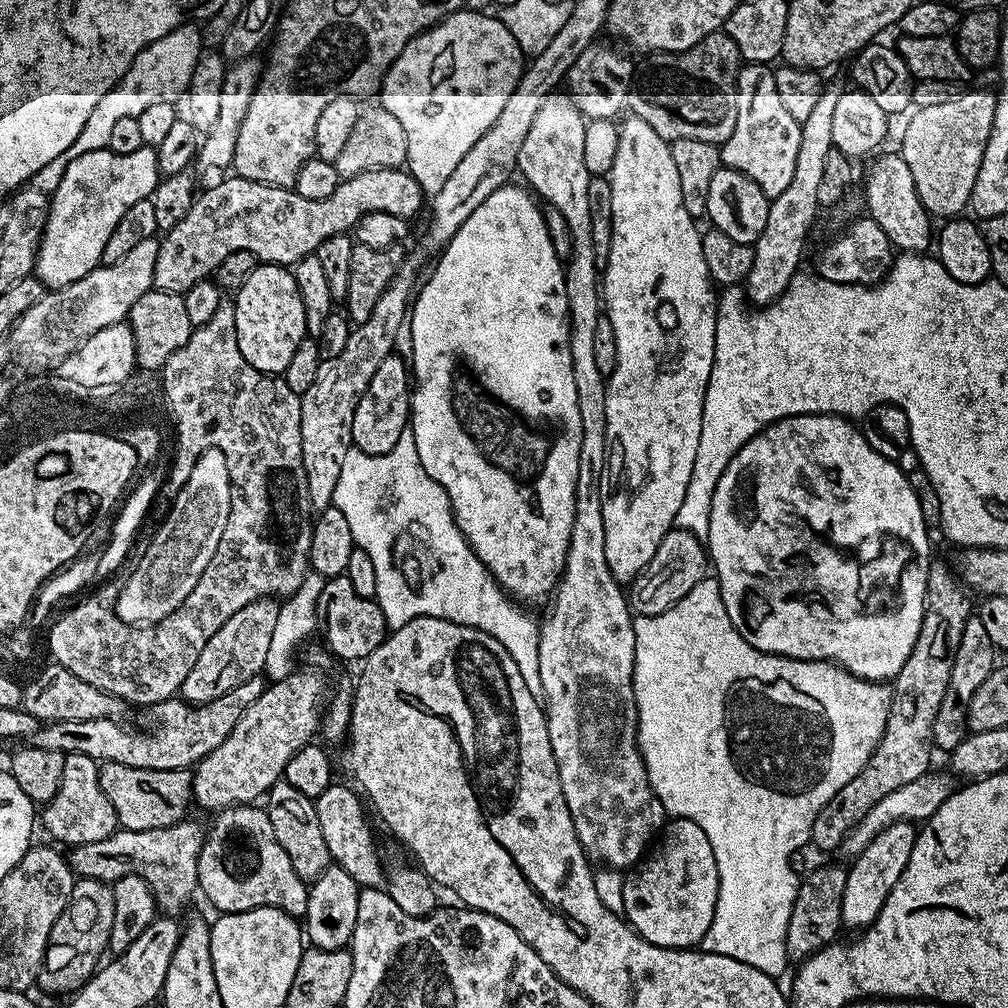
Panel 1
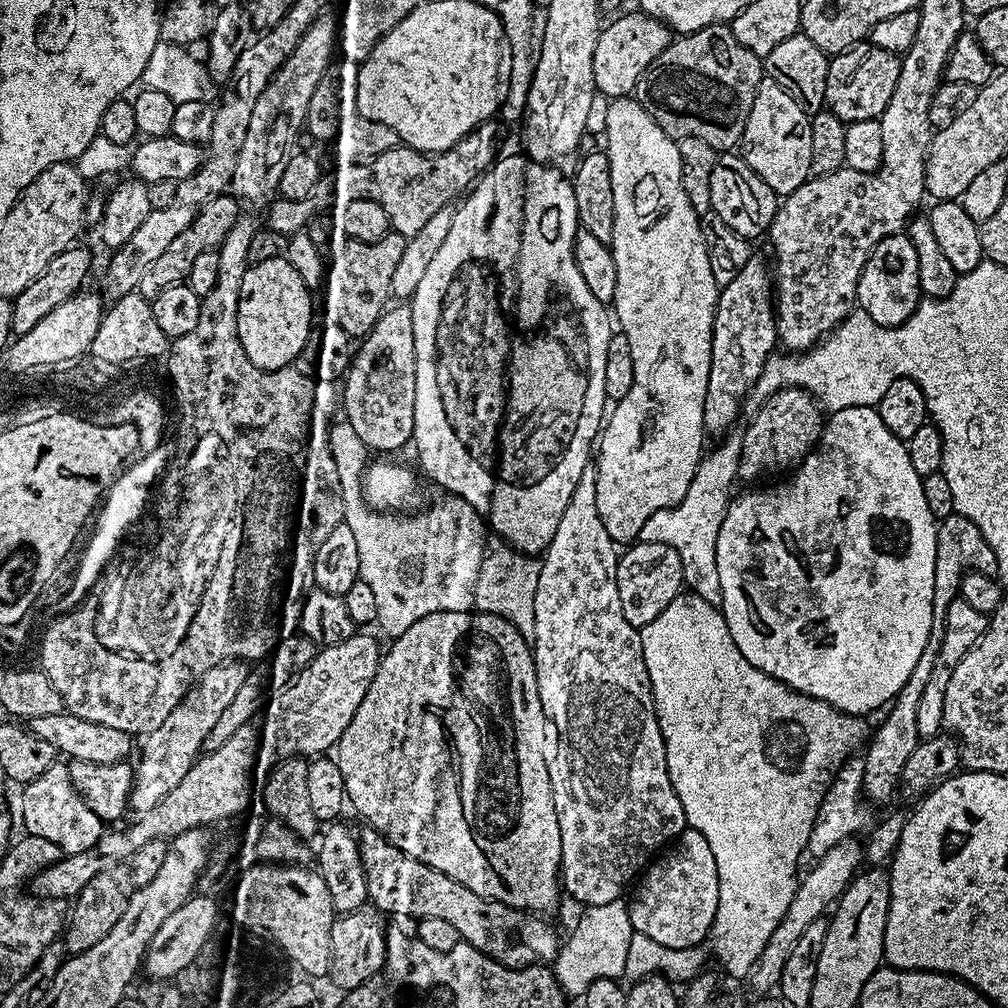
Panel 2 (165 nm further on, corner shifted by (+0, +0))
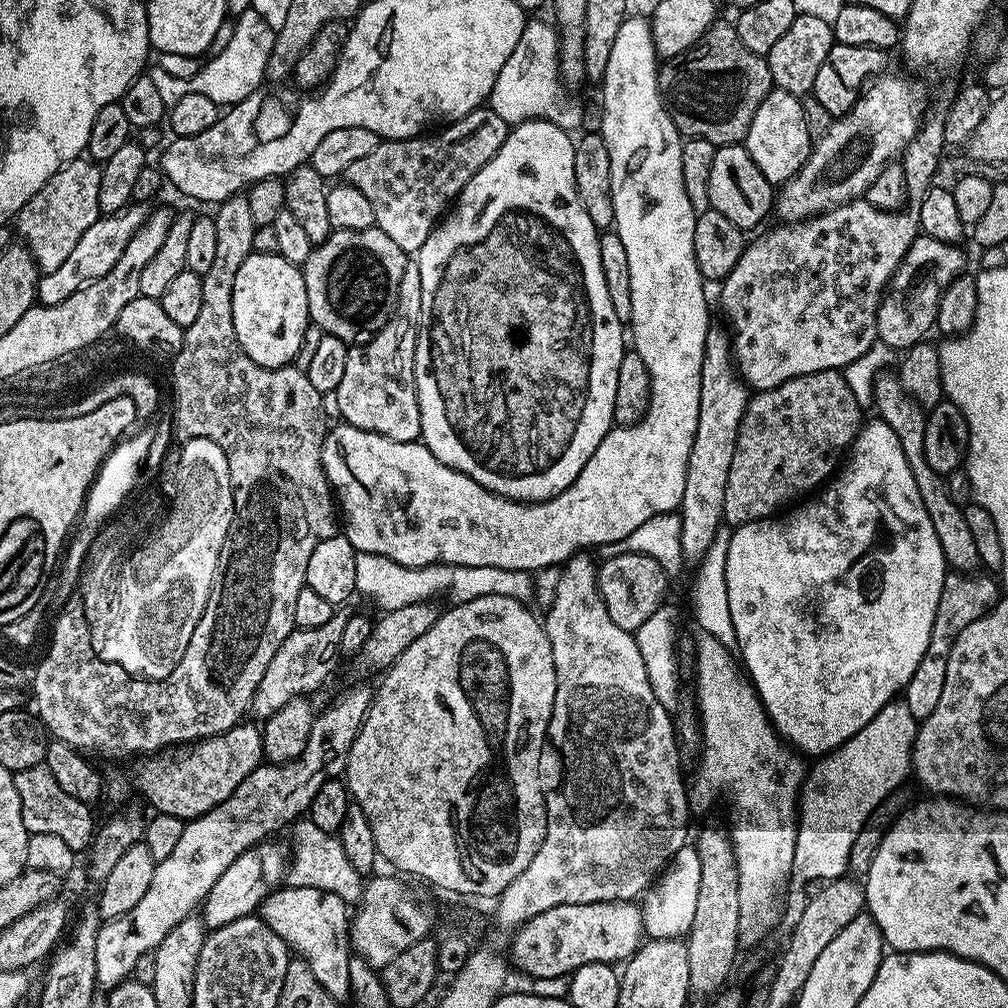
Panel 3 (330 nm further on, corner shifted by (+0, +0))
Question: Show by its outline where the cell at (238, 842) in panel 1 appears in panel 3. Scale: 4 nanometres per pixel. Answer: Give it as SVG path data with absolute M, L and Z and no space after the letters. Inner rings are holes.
M281 886L274 892L269 892L258 909L260 919L278 934L288 944L289 949L299 959L305 960L314 970L314 978L322 982L326 994L330 994L337 1002L347 1001L350 996L350 958L353 953L350 951L350 908L344 903L338 894L323 892L313 888L290 888Z

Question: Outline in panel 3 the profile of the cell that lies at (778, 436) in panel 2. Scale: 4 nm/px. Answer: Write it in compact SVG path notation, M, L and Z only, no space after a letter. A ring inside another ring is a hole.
M822 370L790 378L782 382L782 386L756 392L744 411L738 442L734 446L734 462L730 462L730 478L726 478L724 524L739 526L755 520L767 520L793 502L807 497L811 488L819 489L841 467L846 453L856 440L862 427L860 412L862 406L854 398L840 370Z

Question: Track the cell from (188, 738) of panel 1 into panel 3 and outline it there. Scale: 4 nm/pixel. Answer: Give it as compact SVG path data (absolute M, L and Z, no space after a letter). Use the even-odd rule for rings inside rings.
M344 610L333 611L330 622L326 626L314 626L313 628L296 628L278 646L278 654L270 658L270 666L266 666L266 674L262 674L262 682L258 684L258 690L254 690L252 699L251 715L257 721L268 720L286 702L297 698L308 698L316 692L332 676L336 668L336 658L340 651L339 643L342 641L342 630L345 629L349 613Z

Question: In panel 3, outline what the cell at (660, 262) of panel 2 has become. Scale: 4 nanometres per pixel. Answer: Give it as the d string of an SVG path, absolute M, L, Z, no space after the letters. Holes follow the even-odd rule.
M629 14L624 17L622 26L618 30L618 38L614 38L614 46L610 49L610 62L606 65L606 74L602 81L604 87L604 113L600 116L598 131L606 142L606 150L610 150L610 186L614 198L614 218L616 219L614 231L618 238L622 238L622 246L626 246L626 259L630 262L630 300L632 306L632 319L630 321L630 344L636 353L646 362L646 370L650 374L651 396L648 403L648 413L637 424L613 427L612 431L602 438L602 442L592 451L590 462L582 466L576 481L564 492L557 492L550 500L535 502L521 502L508 500L499 492L486 490L484 484L474 482L466 474L438 462L434 454L422 442L398 442L386 438L382 434L367 432L355 428L352 424L343 422L329 427L328 435L324 437L322 446L322 466L328 479L328 487L332 489L338 501L339 511L342 513L342 532L353 544L357 553L382 555L390 558L402 566L421 568L431 564L457 564L458 566L498 566L502 570L518 570L529 574L537 574L544 567L550 568L553 564L563 565L571 556L585 550L592 550L595 544L608 544L615 546L619 540L625 540L642 522L654 518L663 512L676 512L682 502L682 490L686 490L686 466L690 462L690 450L694 446L694 434L698 430L698 406L702 398L702 362L704 361L704 343L710 327L708 321L708 300L704 297L706 281L698 270L698 262L694 258L694 226L698 213L690 206L690 198L686 198L686 186L682 182L682 134L676 129L676 124L670 118L668 107L660 96L660 77L658 75L658 57L652 26L647 15L635 16Z

